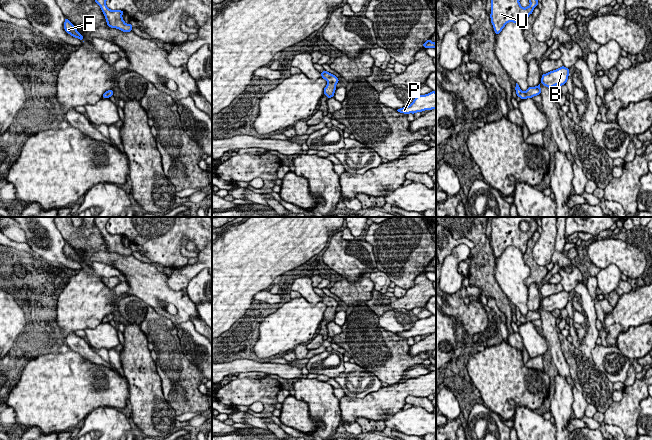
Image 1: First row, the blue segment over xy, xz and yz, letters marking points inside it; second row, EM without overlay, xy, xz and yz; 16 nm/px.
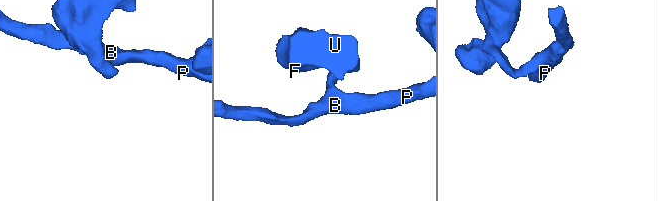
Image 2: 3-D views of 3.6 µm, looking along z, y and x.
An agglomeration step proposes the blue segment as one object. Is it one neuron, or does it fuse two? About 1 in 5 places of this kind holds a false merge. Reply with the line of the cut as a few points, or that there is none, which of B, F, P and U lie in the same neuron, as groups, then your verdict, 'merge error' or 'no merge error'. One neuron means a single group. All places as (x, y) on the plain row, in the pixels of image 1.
no cut | B F P U | no merge error

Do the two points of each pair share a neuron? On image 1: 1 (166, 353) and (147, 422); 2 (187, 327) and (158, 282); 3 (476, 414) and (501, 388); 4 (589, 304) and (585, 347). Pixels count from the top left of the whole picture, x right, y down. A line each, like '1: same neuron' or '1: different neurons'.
1: different neurons
2: different neurons
3: different neurons
4: same neuron

